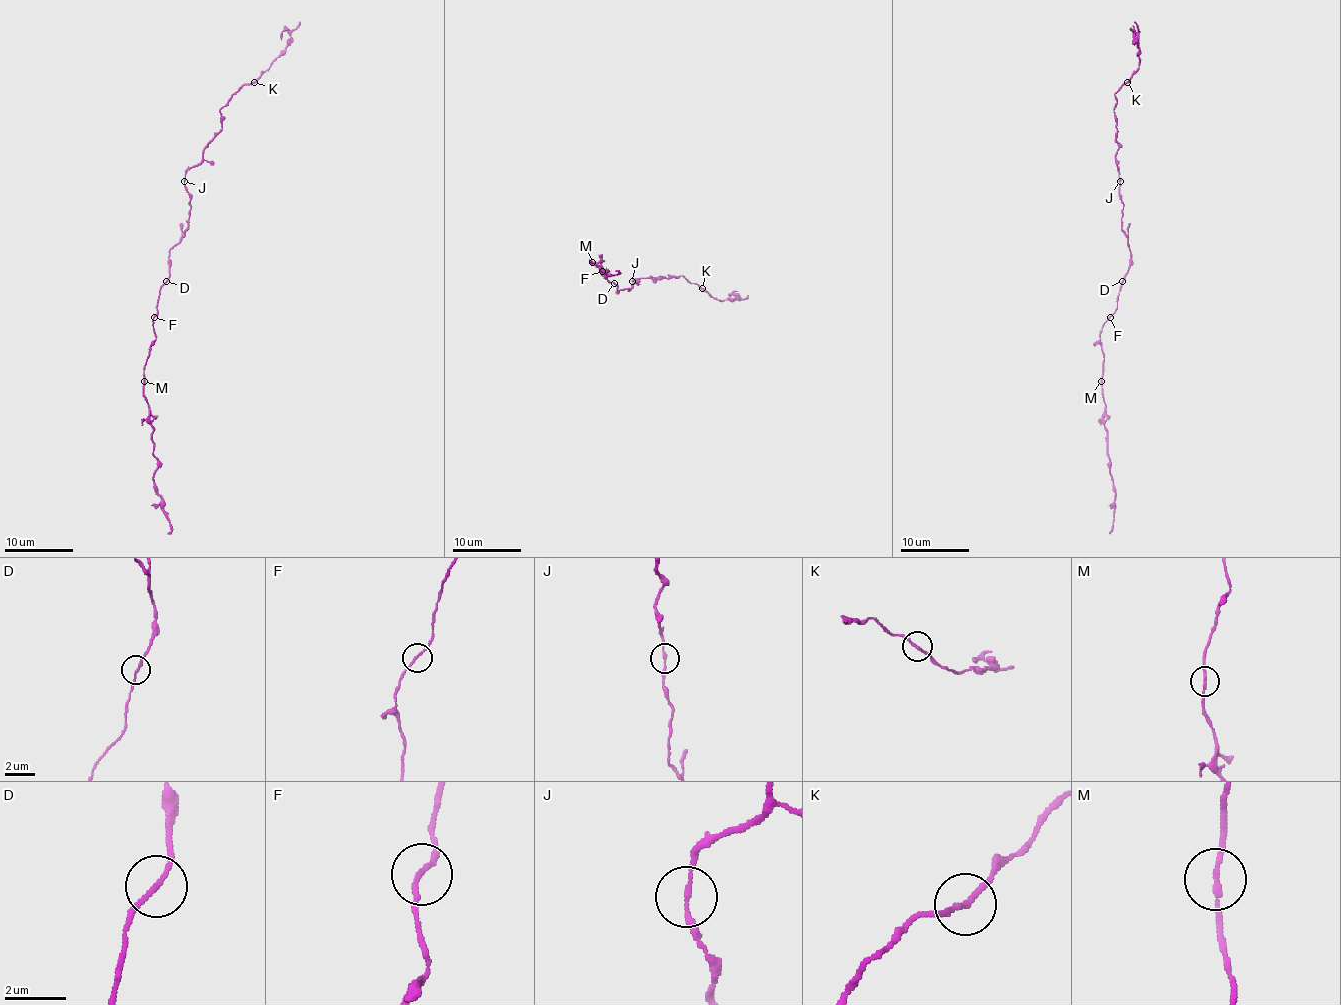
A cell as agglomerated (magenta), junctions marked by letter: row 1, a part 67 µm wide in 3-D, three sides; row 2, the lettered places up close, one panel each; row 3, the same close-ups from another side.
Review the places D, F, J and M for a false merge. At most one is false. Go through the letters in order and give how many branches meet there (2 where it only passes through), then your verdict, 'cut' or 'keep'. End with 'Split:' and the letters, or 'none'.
D: 2 branches meet; keep
F: 2 branches meet; keep
J: 2 branches meet; keep
M: 2 branches meet; keep
Split: none

